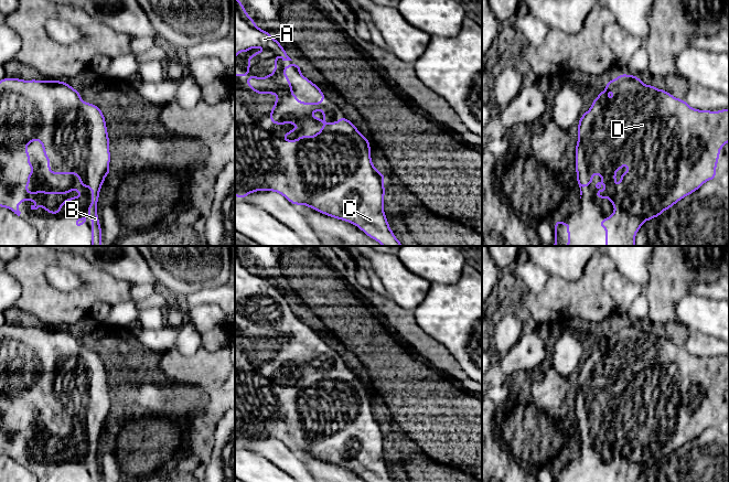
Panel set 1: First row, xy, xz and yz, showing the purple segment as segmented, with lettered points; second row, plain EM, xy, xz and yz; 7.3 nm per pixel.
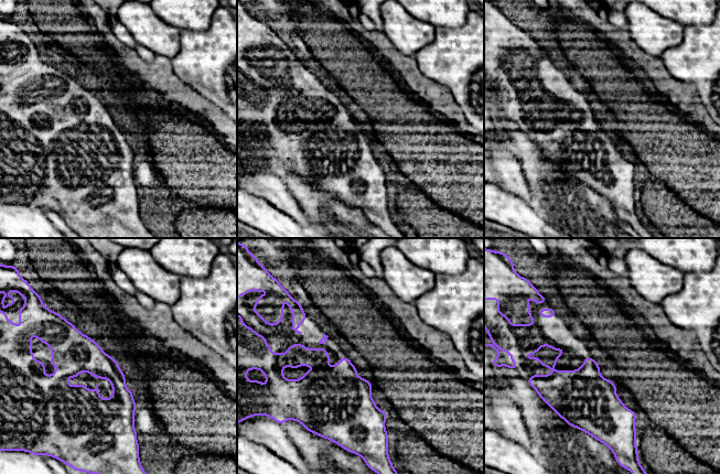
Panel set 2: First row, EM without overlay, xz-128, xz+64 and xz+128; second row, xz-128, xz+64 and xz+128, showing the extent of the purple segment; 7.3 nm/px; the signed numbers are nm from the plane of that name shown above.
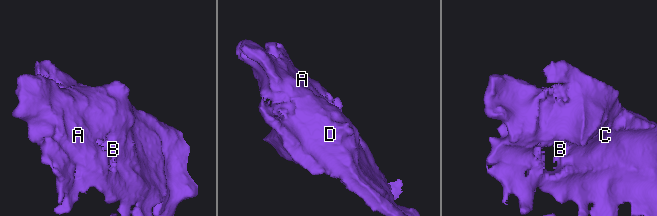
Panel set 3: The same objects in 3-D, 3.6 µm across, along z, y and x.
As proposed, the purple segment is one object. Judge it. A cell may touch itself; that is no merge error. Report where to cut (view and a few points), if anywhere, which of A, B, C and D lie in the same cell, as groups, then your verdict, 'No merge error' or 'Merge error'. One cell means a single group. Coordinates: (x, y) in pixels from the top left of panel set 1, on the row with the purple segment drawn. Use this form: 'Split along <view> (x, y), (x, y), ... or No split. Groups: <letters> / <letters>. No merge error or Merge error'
No split. Groups: A B C D. No merge error

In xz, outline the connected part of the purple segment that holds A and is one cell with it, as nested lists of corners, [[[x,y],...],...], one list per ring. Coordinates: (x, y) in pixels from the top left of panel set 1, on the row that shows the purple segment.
[[[235,0],[235,60],[238,52],[248,52],[251,47],[266,47],[266,52],[256,52],[247,56],[249,64],[248,74],[235,74],[235,195],[245,199],[257,191],[274,191],[283,195],[291,204],[305,205],[324,215],[349,222],[362,229],[368,237],[383,246],[404,246],[397,240],[389,227],[384,213],[385,175],[372,163],[369,140],[344,116],[336,122],[325,121],[324,109],[313,109],[309,115],[319,122],[325,125],[315,136],[300,136],[297,140],[282,140],[282,136],[289,136],[297,131],[299,125],[287,119],[285,122],[272,120],[272,111],[277,108],[280,96],[276,92],[257,92],[248,82],[248,78],[258,78],[262,82],[270,78],[277,72],[277,57],[282,61],[292,61],[281,44],[272,39],[270,32],[258,28],[254,19],[246,12],[243,2]]]

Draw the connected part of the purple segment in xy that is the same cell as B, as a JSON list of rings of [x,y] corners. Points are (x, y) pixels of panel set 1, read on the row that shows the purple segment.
[[[2,78],[0,81],[0,206],[11,210],[20,216],[18,206],[22,201],[36,201],[31,210],[42,206],[49,214],[60,214],[66,201],[81,199],[83,193],[77,188],[67,192],[28,192],[30,175],[34,167],[30,164],[26,146],[40,141],[43,154],[47,159],[50,174],[77,174],[84,188],[92,189],[92,204],[87,214],[76,218],[74,225],[82,227],[92,215],[92,246],[101,246],[101,226],[97,215],[99,191],[109,168],[110,151],[104,113],[94,104],[81,99],[81,92],[62,81],[24,81]]]

